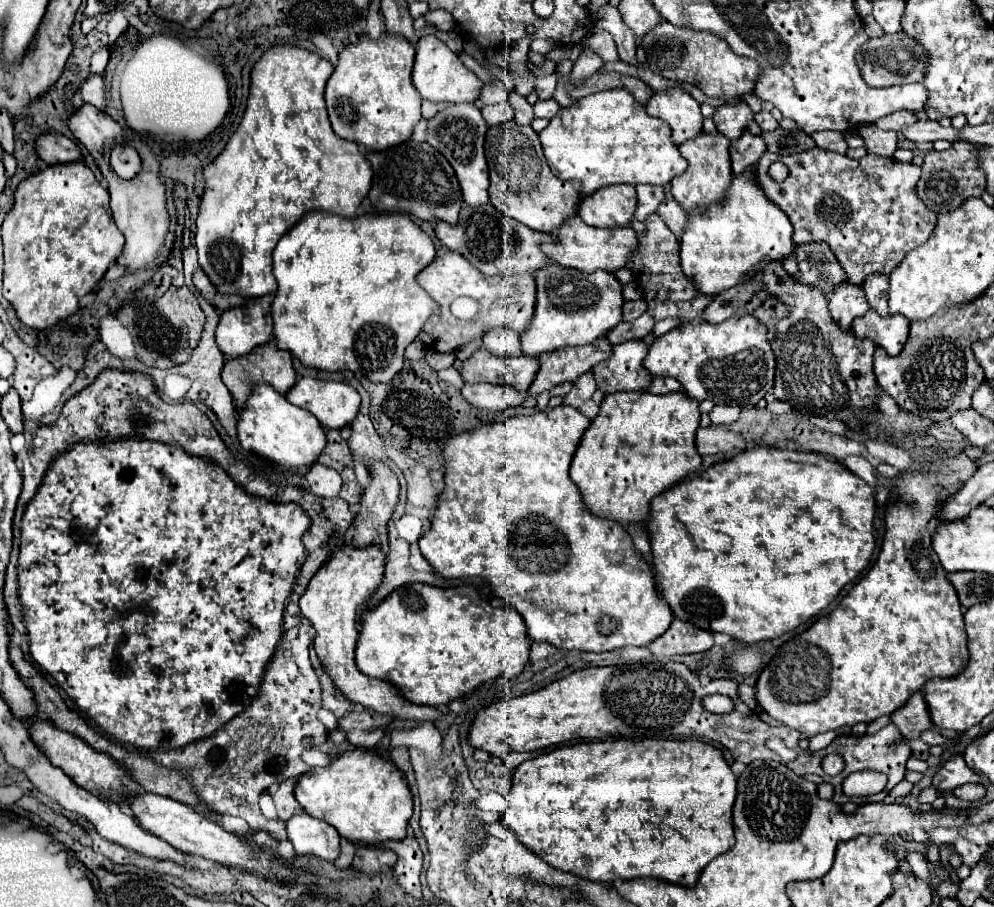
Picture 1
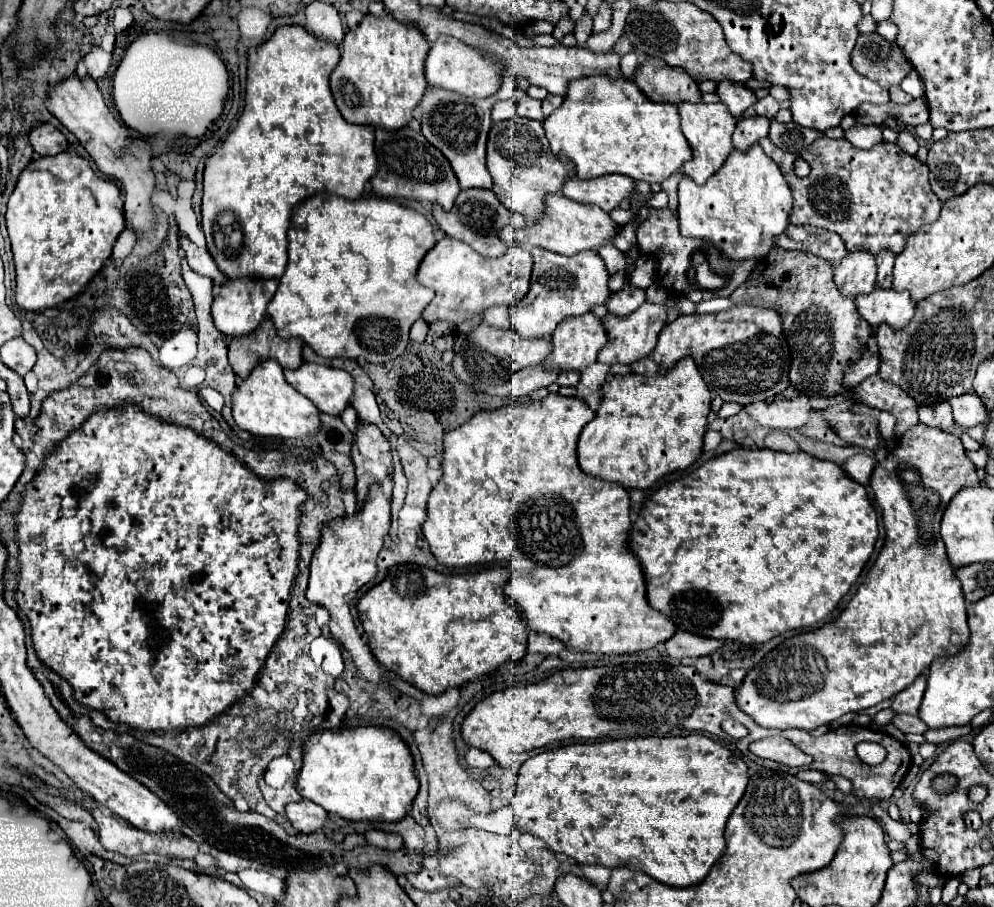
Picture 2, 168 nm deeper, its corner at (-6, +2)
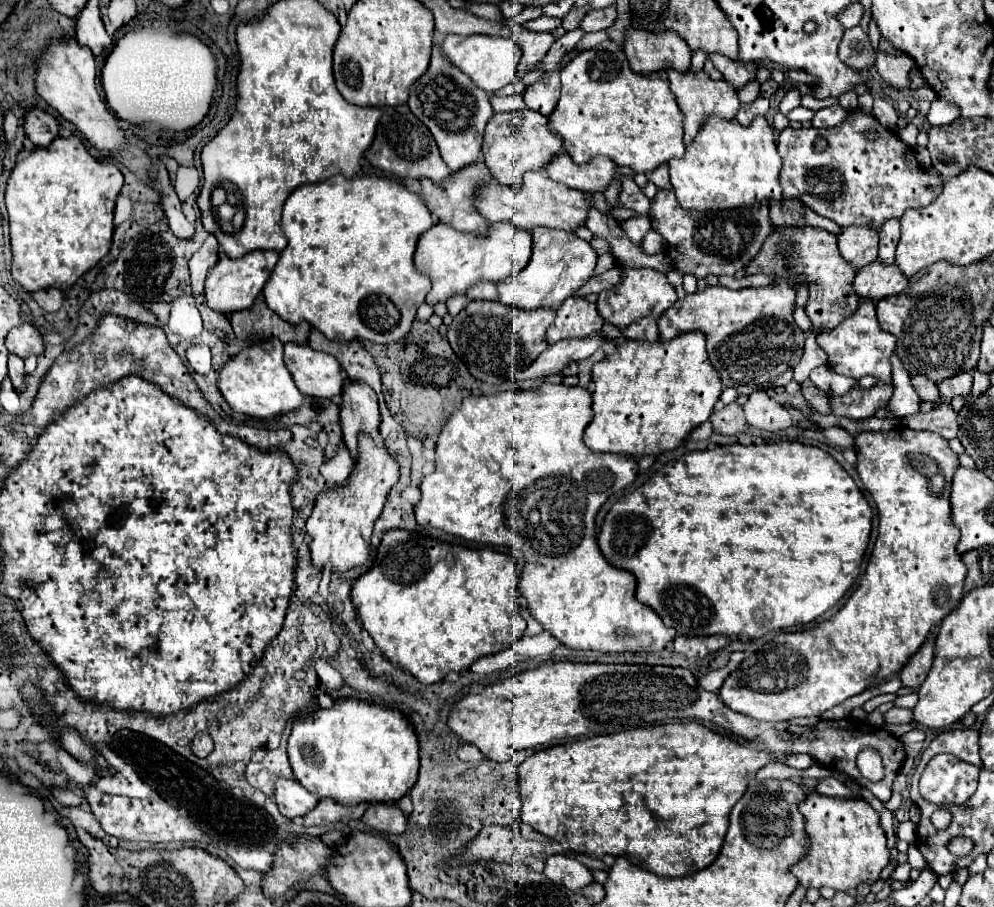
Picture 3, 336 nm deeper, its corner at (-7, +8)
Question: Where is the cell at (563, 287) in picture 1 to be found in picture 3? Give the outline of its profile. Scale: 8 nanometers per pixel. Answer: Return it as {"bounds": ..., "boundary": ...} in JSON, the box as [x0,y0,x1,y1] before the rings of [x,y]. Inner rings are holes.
{"bounds":[496,228,598,310],"boundary":[[[534,228],[534,246],[532,258],[526,270],[510,276],[510,280],[496,284],[500,292],[500,302],[506,306],[514,306],[518,310],[540,310],[550,308],[558,310],[566,298],[576,296],[576,292],[594,276],[598,262],[598,254],[590,246],[590,242],[574,236],[566,236],[566,232],[554,232],[550,228]]]}

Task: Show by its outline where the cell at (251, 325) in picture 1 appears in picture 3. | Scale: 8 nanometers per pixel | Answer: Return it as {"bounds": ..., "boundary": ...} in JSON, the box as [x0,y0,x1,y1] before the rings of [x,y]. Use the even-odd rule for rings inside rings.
{"bounds":[206,252,280,316],"boundary":[[[250,252],[250,256],[244,256],[238,260],[230,260],[230,258],[220,260],[210,270],[210,276],[206,278],[206,302],[208,302],[208,306],[224,316],[230,316],[230,312],[248,310],[254,304],[256,296],[262,292],[264,284],[268,282],[278,258],[280,258],[278,252]]]}

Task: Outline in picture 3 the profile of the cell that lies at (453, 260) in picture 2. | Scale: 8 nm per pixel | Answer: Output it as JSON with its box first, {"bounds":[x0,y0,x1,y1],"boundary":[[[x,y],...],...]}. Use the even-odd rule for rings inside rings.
{"bounds":[414,224,532,306],"boundary":[[[434,224],[426,230],[416,246],[414,264],[420,274],[428,276],[432,290],[426,296],[426,304],[434,306],[438,302],[448,302],[456,294],[466,294],[472,286],[480,282],[504,282],[516,272],[524,270],[532,256],[530,232],[514,228],[514,224],[492,224],[486,238],[476,238],[464,232],[456,232],[448,224]]]}

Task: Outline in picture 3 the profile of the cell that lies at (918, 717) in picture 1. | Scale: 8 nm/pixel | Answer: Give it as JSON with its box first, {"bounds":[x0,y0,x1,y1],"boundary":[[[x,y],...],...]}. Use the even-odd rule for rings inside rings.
{"bounds":[900,638,934,690],"boundary":[[[932,638],[922,646],[922,652],[918,652],[918,656],[910,658],[910,664],[906,664],[906,668],[900,672],[900,680],[904,688],[912,688],[918,690],[922,686],[922,682],[926,680],[930,666],[932,666],[932,658],[934,658],[934,646],[932,646]]]}

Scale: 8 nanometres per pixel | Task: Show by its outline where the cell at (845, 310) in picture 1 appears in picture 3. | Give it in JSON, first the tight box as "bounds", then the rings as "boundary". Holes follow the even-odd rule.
{"bounds":[838,228,878,270],"boundary":[[[844,228],[838,248],[842,258],[860,270],[878,260],[878,232],[870,232],[870,228]]]}

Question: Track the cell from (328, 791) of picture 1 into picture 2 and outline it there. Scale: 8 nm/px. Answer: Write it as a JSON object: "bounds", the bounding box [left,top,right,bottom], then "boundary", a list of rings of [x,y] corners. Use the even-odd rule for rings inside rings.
{"bounds":[297,726,419,822],"boundary":[[[385,726],[321,730],[303,740],[303,766],[297,790],[303,798],[345,820],[397,822],[419,790],[413,756],[403,738]]]}

